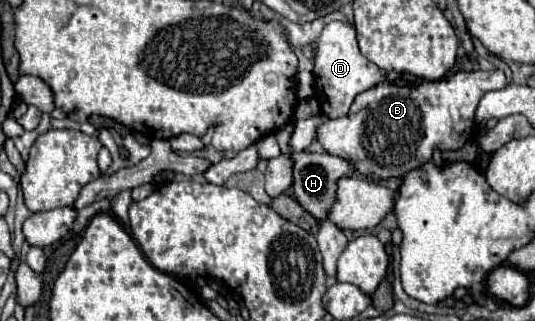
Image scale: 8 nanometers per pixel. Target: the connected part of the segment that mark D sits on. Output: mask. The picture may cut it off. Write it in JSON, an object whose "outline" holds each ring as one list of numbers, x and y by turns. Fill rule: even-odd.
{"outline":[[331,21,323,29,317,45,313,75,315,75,315,97,321,99,319,105,327,117,347,115,355,95,371,89,381,81,379,67,369,59,365,59,357,47,355,27,351,23,341,23,341,21]]}

